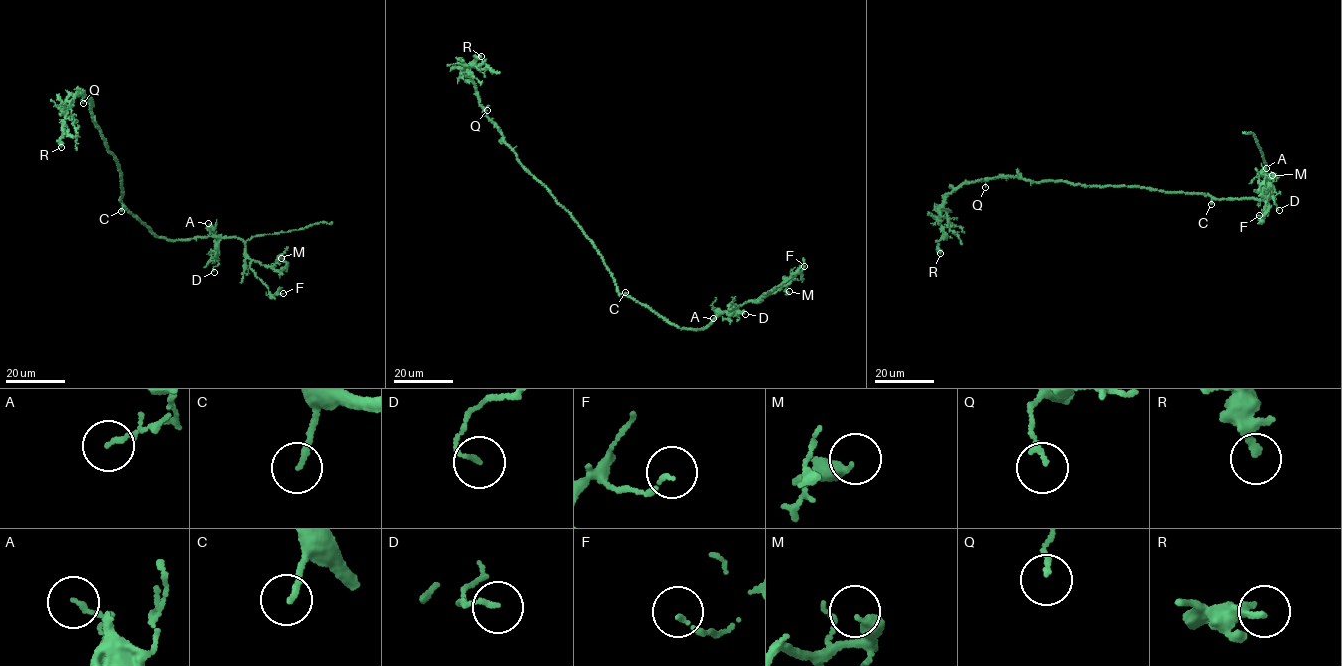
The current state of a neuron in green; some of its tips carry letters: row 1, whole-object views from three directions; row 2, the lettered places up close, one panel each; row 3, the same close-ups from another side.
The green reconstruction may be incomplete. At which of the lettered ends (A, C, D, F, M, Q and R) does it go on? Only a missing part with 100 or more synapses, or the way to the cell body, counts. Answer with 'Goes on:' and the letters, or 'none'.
Goes on: none

